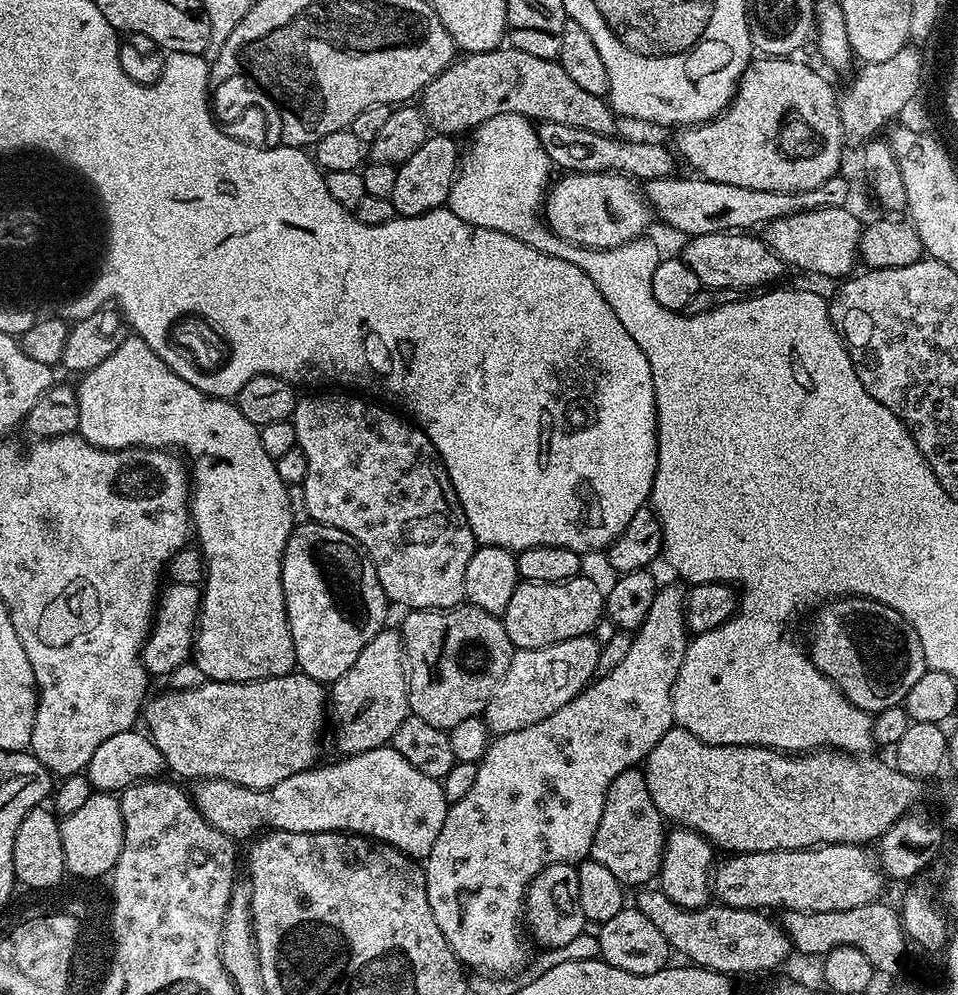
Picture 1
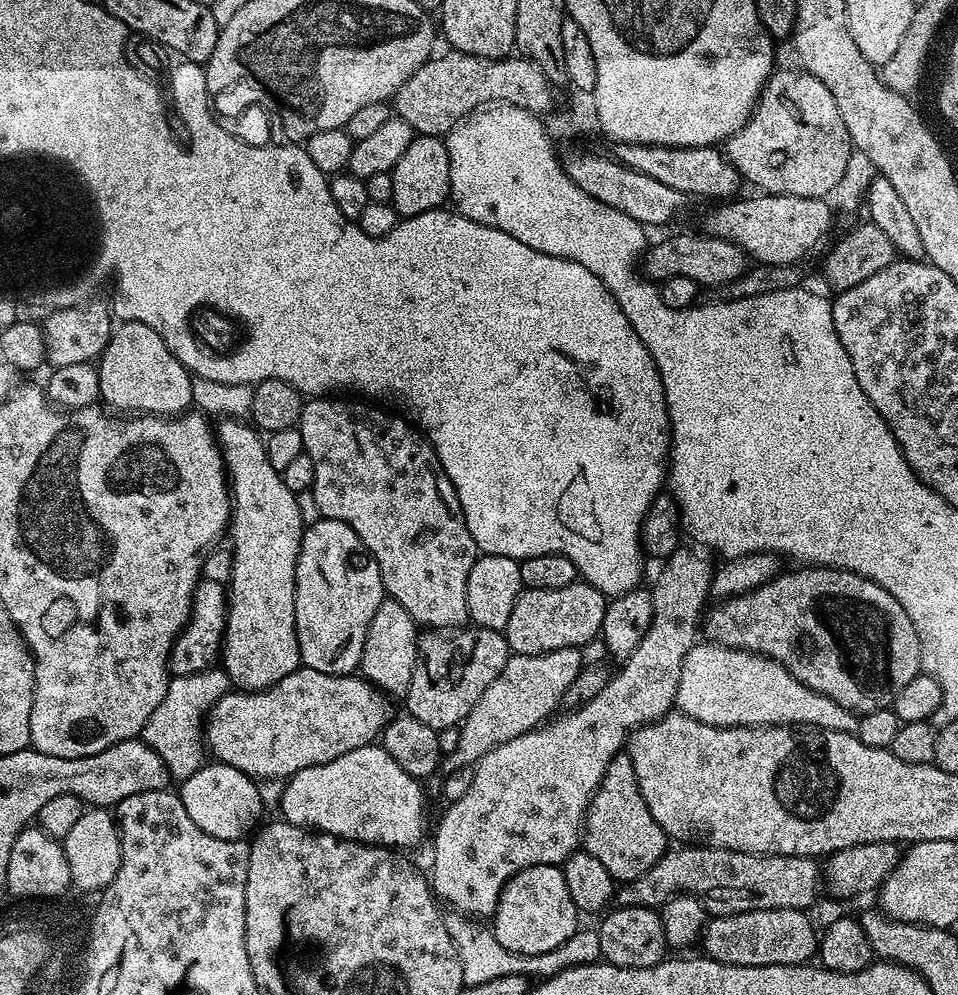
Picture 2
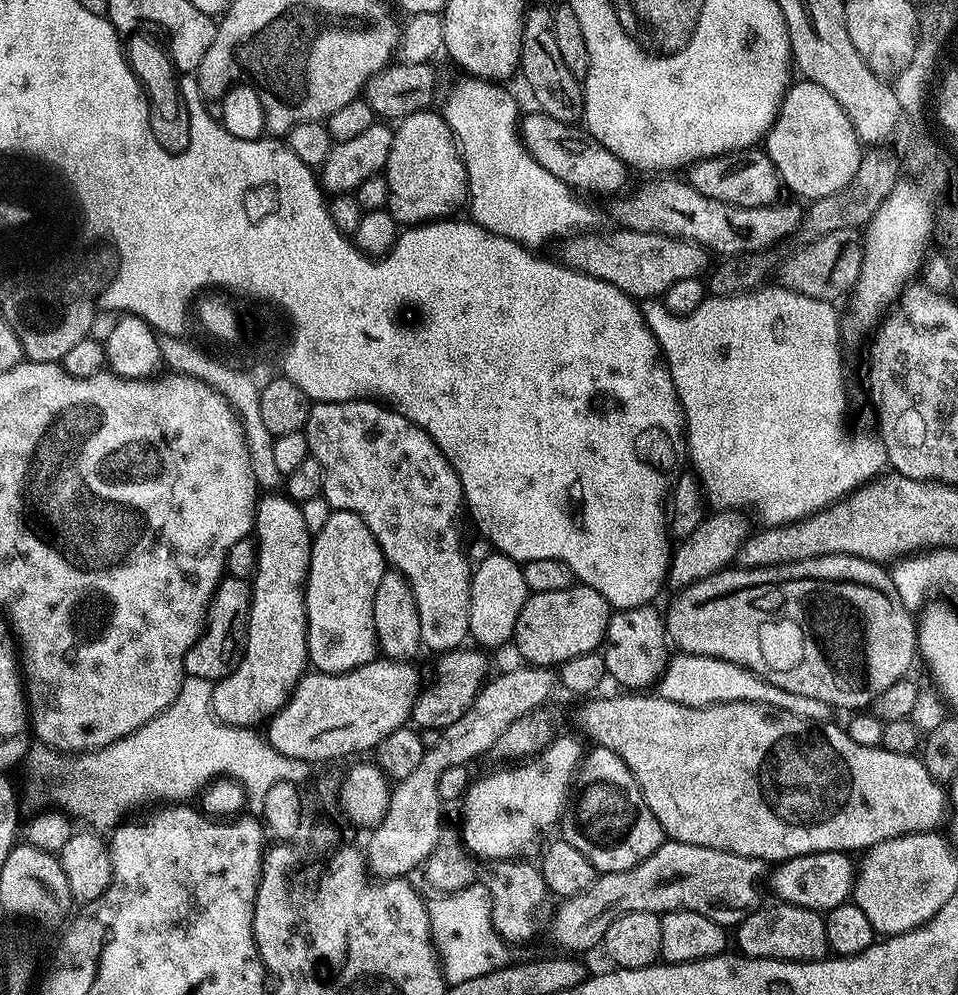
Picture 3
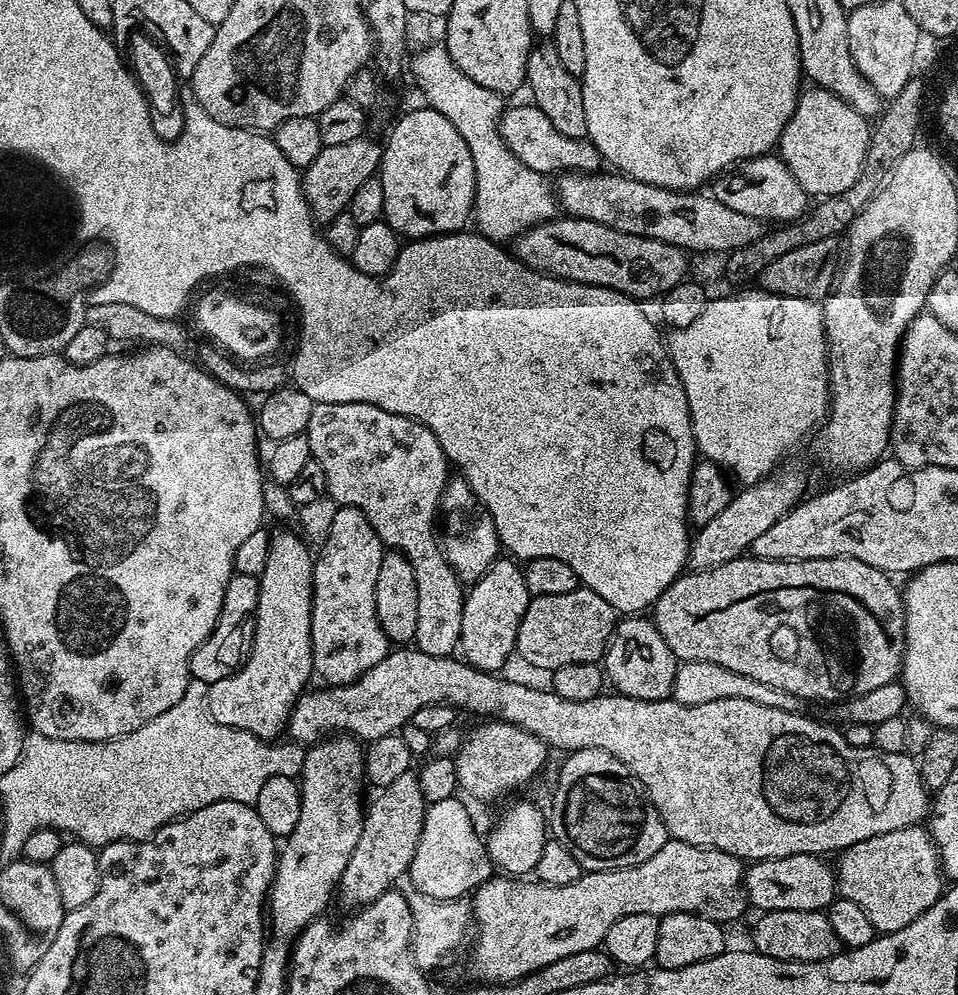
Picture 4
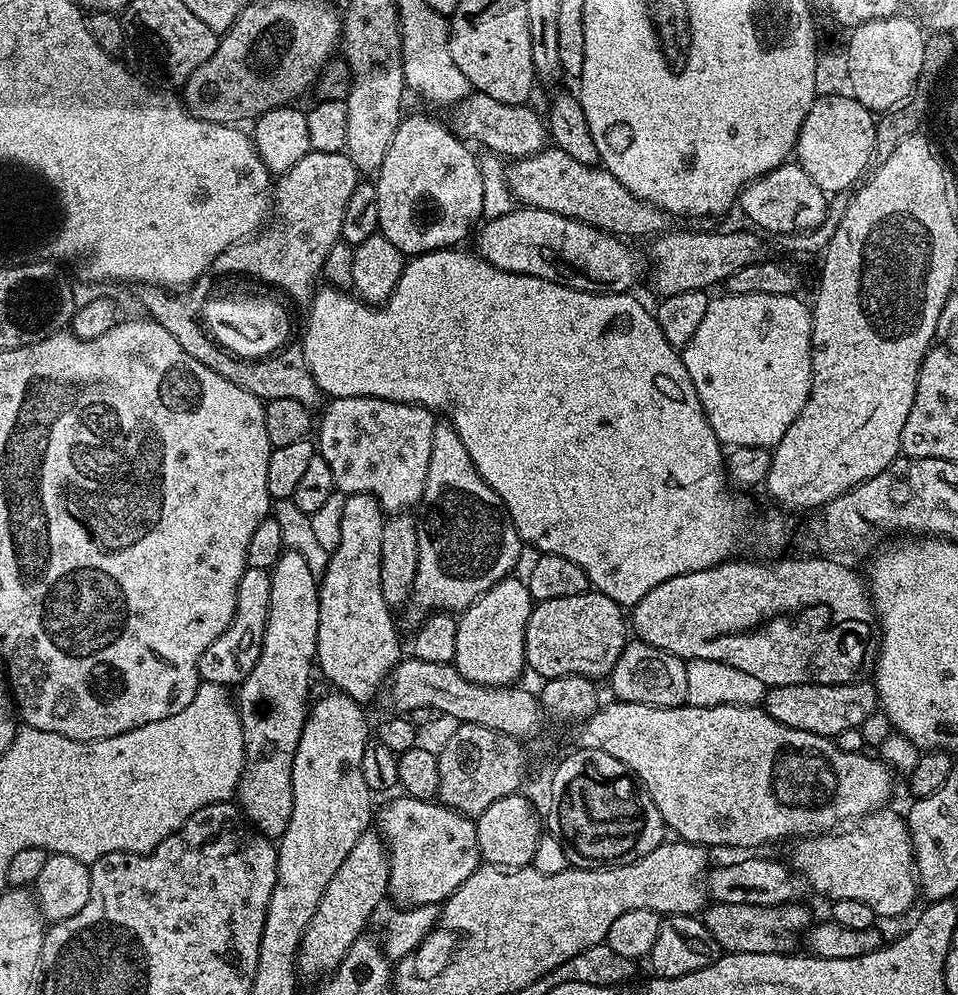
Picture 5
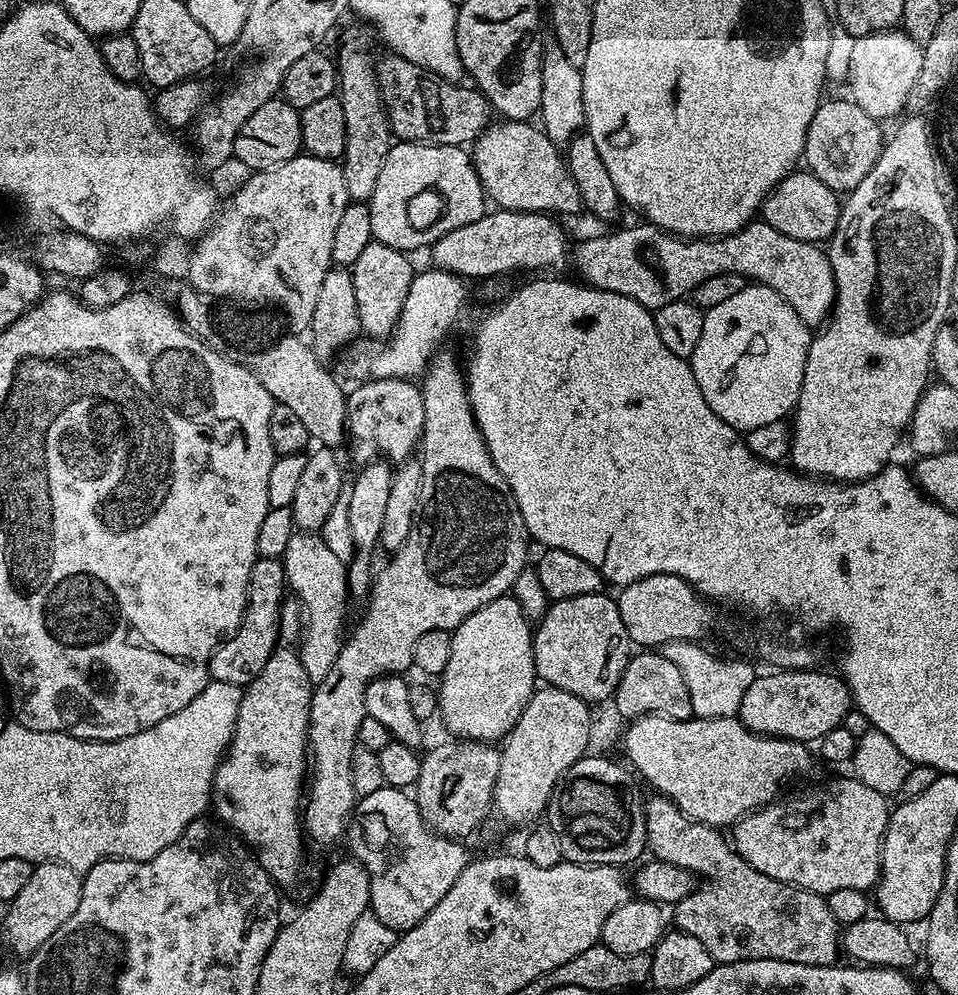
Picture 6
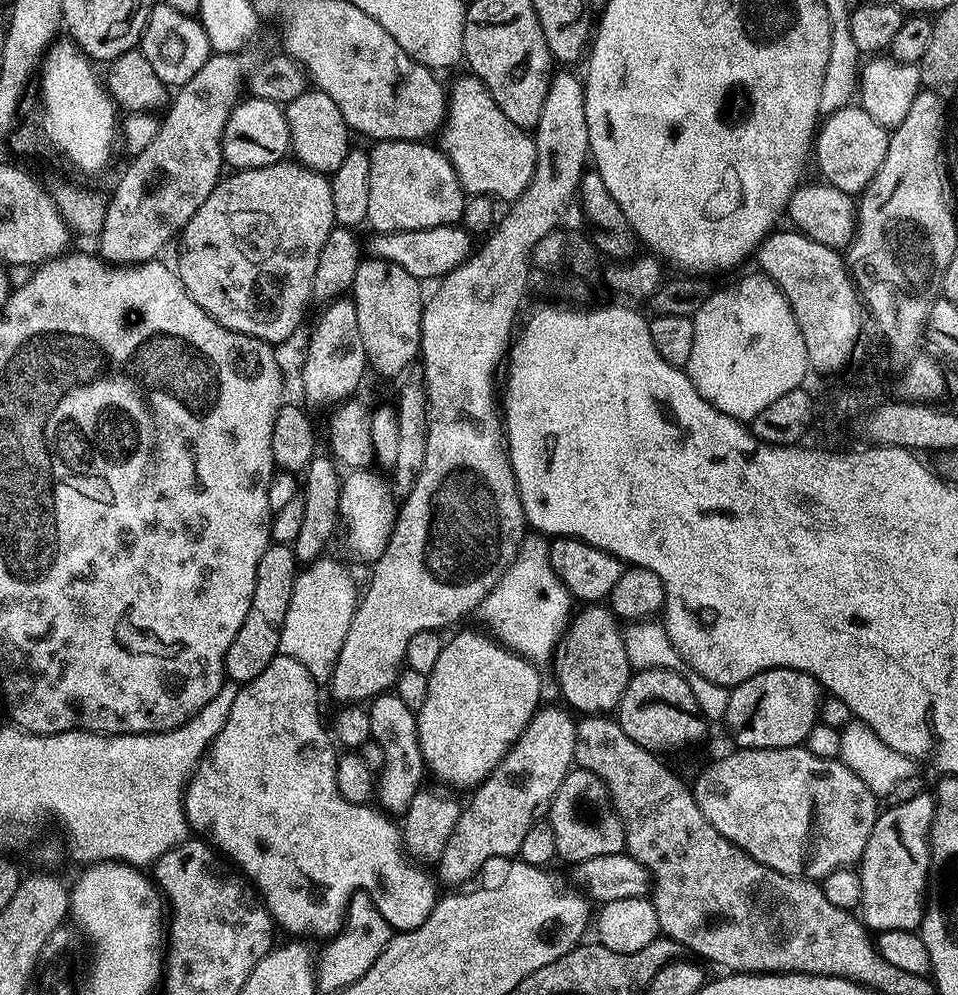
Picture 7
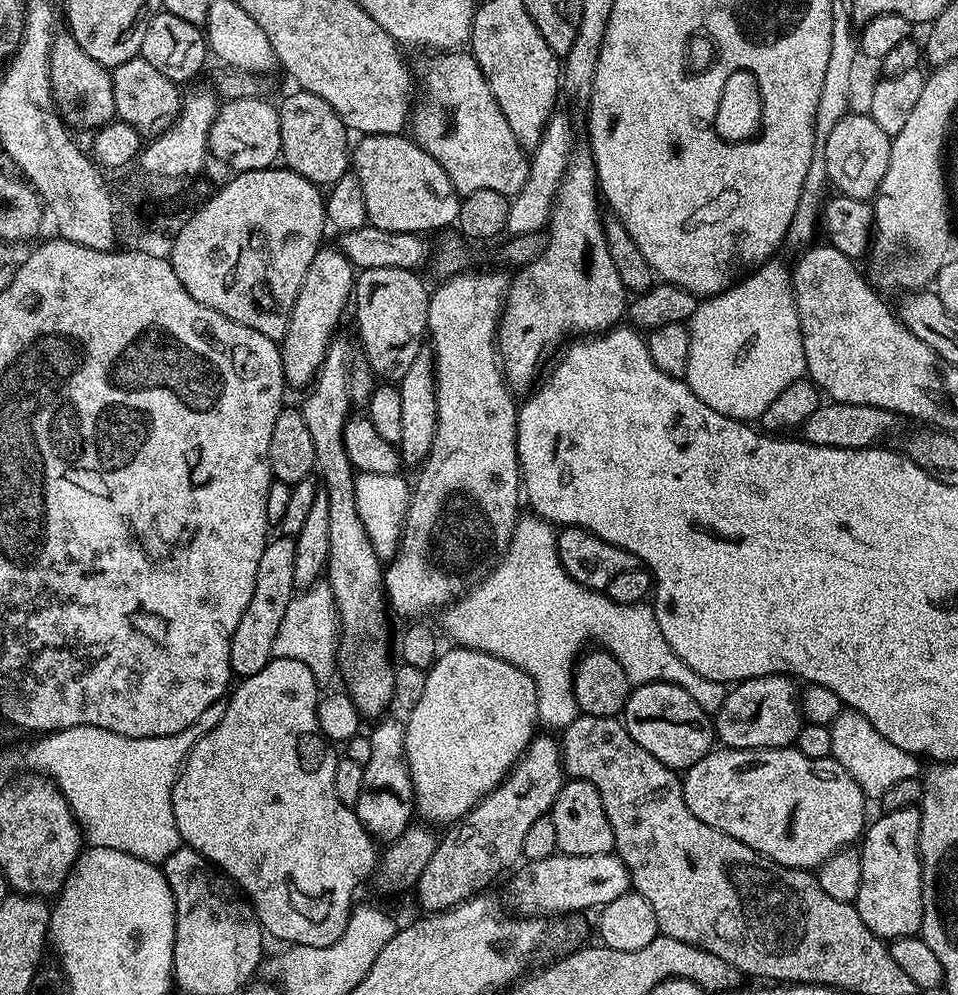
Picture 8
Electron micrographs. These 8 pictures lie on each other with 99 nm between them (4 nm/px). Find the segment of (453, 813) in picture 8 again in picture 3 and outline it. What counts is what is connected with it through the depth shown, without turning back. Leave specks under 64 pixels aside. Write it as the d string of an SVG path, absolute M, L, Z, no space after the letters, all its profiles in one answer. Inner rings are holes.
M491 555L475 565L474 582L470 586L468 635L484 650L493 650L499 644L507 645L511 641L518 614L530 595L523 567L508 556Z

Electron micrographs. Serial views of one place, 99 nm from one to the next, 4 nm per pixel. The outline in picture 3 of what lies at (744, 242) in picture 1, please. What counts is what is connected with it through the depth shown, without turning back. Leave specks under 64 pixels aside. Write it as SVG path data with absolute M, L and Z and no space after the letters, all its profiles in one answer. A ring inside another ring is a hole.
M615 231L604 238L576 241L568 248L567 263L578 272L610 282L610 286L640 302L663 297L674 282L682 282L682 278L703 277L709 271L710 253L701 244L649 232Z

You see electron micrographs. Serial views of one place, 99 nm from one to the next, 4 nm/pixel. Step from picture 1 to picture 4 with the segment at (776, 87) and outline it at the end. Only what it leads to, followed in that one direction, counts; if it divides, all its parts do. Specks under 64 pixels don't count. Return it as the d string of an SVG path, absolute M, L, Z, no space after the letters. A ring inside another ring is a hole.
M808 86L796 99L796 109L780 135L778 155L809 197L839 198L864 171L870 135L869 117L819 86Z

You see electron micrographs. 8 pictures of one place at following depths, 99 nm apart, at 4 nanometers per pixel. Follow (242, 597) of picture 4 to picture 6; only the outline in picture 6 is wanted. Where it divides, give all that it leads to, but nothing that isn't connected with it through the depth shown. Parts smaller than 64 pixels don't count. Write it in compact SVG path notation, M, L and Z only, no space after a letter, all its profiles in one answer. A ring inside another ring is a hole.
M261 556L254 562L250 570L250 582L248 583L248 601L242 622L238 630L229 636L224 643L212 651L212 657L208 663L208 674L213 681L220 684L229 684L237 690L243 689L258 674L266 662L276 652L280 639L280 611L286 599L286 585L288 579L284 573L284 562L280 558L266 558Z

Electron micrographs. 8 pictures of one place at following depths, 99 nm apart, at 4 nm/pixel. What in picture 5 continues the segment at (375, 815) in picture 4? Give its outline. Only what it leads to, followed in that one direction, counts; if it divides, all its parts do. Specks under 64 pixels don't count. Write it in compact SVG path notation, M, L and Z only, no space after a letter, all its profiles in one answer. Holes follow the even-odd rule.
M369 830L354 842L354 850L346 854L346 862L338 866L338 874L330 878L330 886L322 894L300 940L298 968L308 976L323 977L336 971L359 936L365 935L372 912L388 896L388 850L379 835Z

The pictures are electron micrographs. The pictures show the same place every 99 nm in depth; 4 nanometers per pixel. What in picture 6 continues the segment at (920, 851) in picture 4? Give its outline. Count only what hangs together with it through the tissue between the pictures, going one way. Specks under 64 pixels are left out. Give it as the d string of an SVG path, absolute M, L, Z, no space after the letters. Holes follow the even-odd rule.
M855 778L832 780L825 788L816 788L805 796L796 796L785 804L780 803L773 802L757 808L737 820L731 829L731 843L747 864L778 882L817 892L825 898L834 890L868 892L875 889L880 879L882 842L890 815L889 801L878 794L878 790L870 790L870 786Z

